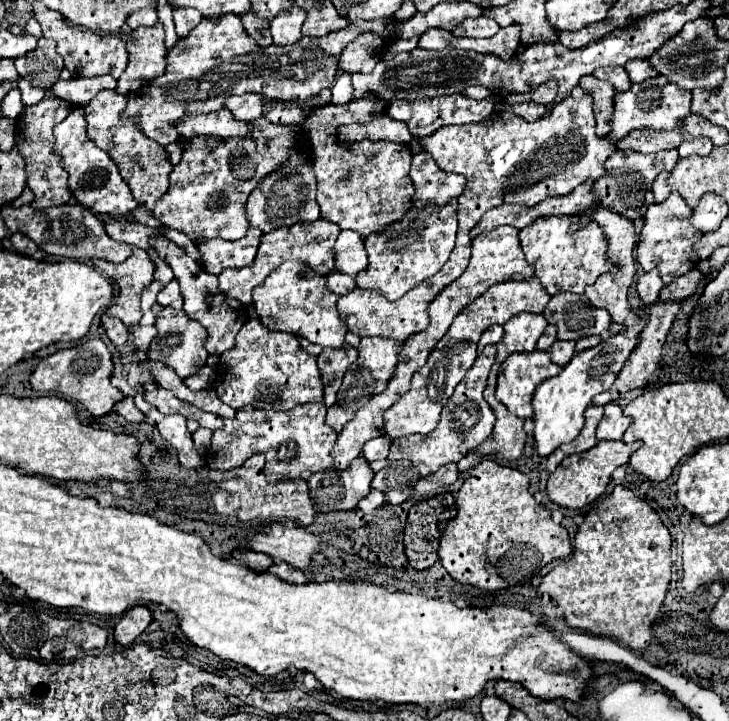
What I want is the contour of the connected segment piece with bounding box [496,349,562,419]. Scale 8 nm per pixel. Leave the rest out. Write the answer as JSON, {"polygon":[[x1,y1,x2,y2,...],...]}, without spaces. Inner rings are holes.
{"polygon":[[530,351,530,353,512,353,506,361,504,361,504,369,498,375,498,385,496,385,496,397,500,403,506,405,506,409,520,417,520,419,528,419,534,415,532,409,532,395,538,383,542,383,548,377,554,377,562,371,560,365,552,363,548,351]]}

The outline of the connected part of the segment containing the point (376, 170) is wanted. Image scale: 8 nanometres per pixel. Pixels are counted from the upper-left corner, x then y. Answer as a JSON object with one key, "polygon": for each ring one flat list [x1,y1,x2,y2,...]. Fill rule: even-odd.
{"polygon":[[364,95,348,101,346,105,324,105,304,121,304,133,310,139,314,153,314,173,318,179,318,205,320,217,336,223,340,229,352,229,362,237,380,231,388,223,402,219,408,211,416,187,408,175,412,151,406,143,394,141,340,141,340,127,354,123,368,123,382,117,386,111,384,99]]}

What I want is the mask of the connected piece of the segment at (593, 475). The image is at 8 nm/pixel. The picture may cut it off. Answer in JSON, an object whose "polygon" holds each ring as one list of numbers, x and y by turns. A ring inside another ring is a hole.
{"polygon":[[598,441,592,449,584,451,584,453,574,453,562,459,562,463,556,467,556,471,550,475,548,479,548,497,552,503,560,505,560,507,570,507,570,509,582,509,586,505,590,505,592,501,596,501,610,477,612,471,624,463,628,463,632,451,636,451,642,445,642,441,634,441,634,443,624,443,624,441]]}

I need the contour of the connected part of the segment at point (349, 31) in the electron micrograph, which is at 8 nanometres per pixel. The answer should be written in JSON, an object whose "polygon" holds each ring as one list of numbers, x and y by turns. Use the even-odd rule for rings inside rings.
{"polygon":[[224,13,202,19,188,37,182,37,168,53,168,67,162,77,148,81,134,95,128,95,126,115,140,115,140,127,150,139,168,145,176,141,176,119,208,113,224,107,228,95,244,95,250,91,272,99,306,99,324,87,332,87,342,47,358,35,372,31,370,21,352,21,346,29,324,37,302,37,292,45,260,47,242,27,238,15]]}

